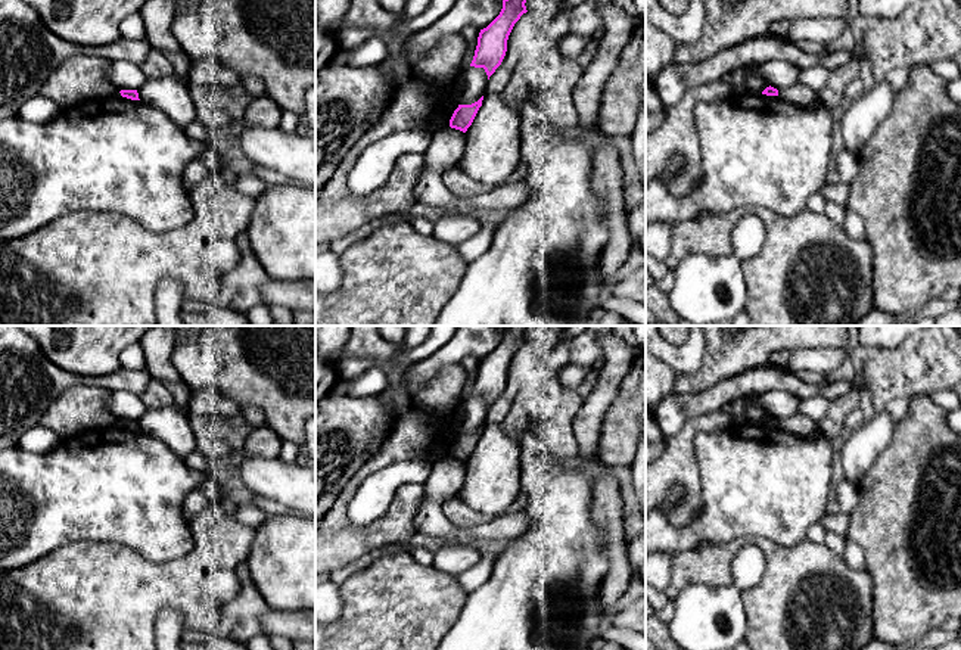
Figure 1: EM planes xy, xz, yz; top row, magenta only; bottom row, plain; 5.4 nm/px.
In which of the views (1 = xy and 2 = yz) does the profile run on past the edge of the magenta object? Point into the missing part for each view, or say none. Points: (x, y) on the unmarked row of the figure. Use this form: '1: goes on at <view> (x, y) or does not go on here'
1: does not go on here
2: does not go on here

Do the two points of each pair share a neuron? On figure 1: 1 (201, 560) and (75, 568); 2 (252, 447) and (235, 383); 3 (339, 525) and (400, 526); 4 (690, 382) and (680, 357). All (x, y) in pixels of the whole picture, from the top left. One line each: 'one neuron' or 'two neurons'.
1: one neuron
2: two neurons
3: one neuron
4: two neurons

